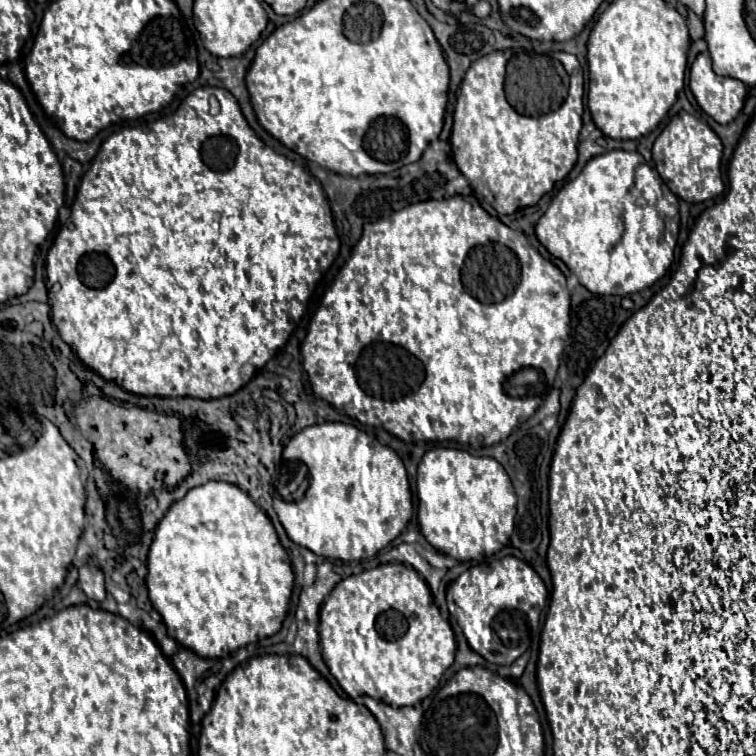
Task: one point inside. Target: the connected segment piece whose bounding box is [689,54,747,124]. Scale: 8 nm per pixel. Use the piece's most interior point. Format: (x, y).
(722, 98)

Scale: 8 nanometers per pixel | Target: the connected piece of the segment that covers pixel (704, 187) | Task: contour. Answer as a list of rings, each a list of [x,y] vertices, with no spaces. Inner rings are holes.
[[[687,112],[675,116],[653,144],[653,164],[659,176],[669,186],[669,190],[685,202],[703,202],[723,192],[721,154],[723,144],[719,136],[707,124],[699,122]]]

